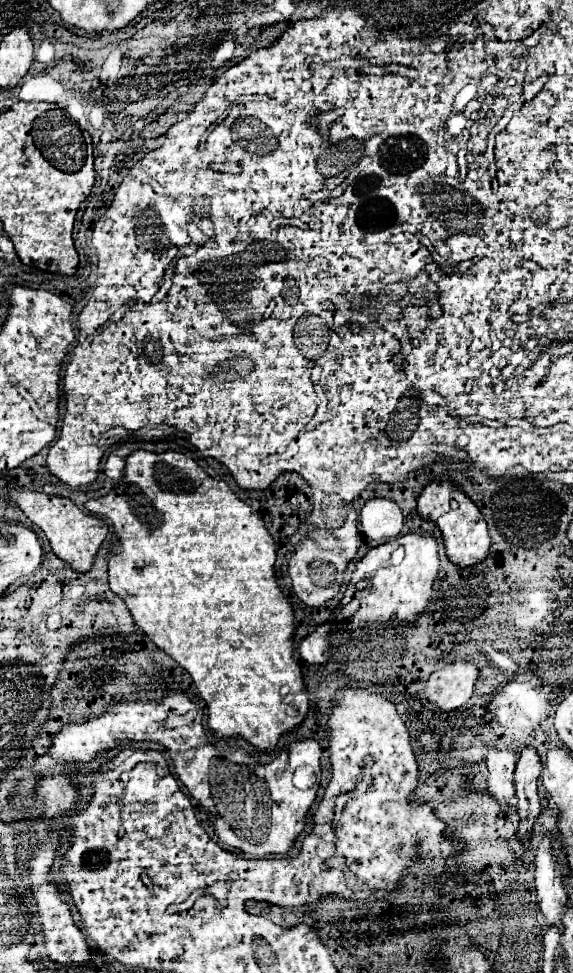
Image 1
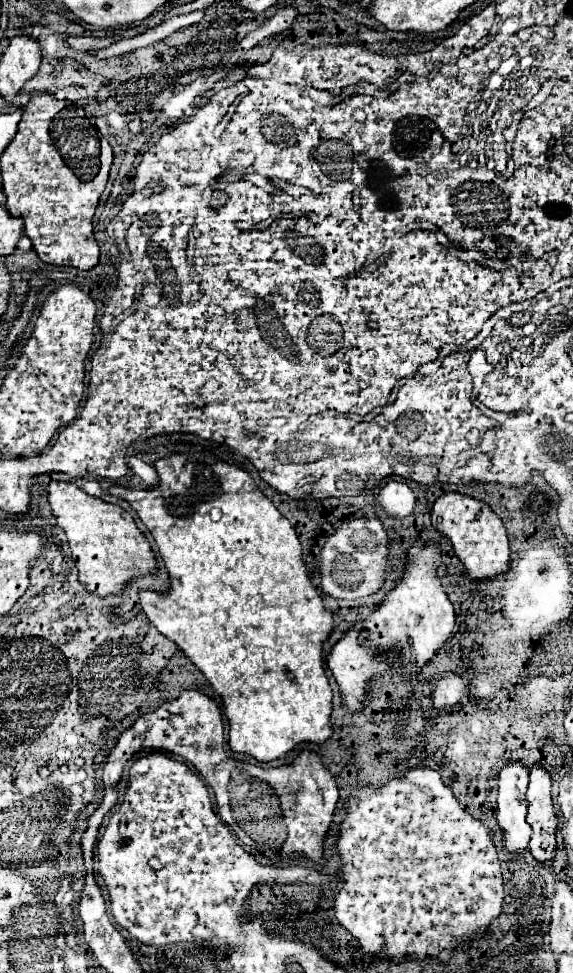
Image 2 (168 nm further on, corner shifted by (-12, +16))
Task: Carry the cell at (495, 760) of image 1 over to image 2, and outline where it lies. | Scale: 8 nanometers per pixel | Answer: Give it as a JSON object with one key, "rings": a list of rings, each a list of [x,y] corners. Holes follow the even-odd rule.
{"rings":[[[510,760],[498,776],[498,812],[496,820],[504,830],[506,850],[512,854],[526,852],[530,840],[530,826],[526,822],[528,804],[524,792],[528,786],[528,768],[522,760]]]}

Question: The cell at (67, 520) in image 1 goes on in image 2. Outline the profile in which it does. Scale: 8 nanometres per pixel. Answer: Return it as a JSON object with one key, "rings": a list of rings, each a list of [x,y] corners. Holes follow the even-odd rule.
{"rings":[[[52,480],[46,492],[56,524],[64,530],[68,538],[72,558],[80,572],[80,582],[90,592],[96,592],[98,596],[118,594],[130,578],[156,570],[156,560],[150,552],[148,540],[124,508],[90,496],[72,482]]]}

